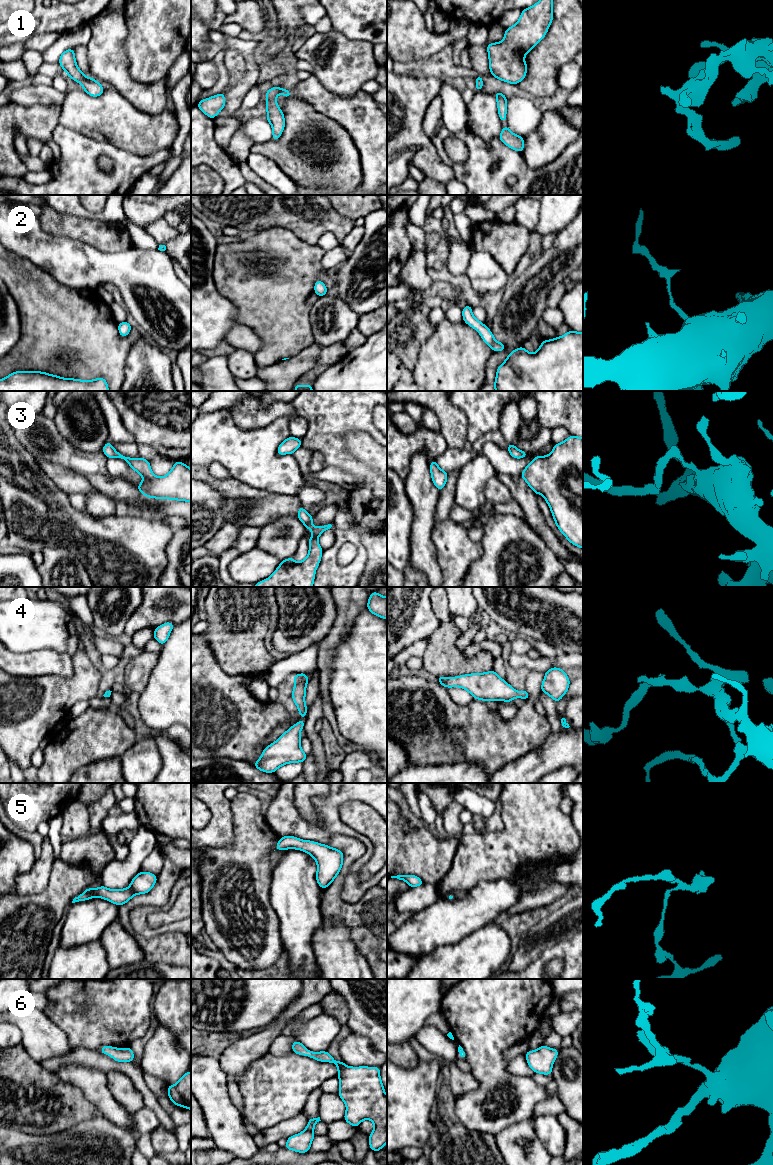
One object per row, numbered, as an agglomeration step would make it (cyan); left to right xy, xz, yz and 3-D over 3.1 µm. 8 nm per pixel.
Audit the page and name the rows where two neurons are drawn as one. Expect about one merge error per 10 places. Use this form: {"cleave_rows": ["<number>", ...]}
{"cleave_rows": []}

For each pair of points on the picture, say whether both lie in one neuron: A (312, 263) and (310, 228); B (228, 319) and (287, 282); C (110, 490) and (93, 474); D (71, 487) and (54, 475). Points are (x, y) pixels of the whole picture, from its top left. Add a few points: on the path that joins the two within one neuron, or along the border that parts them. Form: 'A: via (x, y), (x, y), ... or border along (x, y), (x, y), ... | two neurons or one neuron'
A: border along (291, 231), (307, 242), (316, 244) | two neurons
B: border along (222, 295), (235, 307), (237, 322) | two neurons
C: via (106, 486), (97, 477) | one neuron
D: via (67, 483), (58, 475) | one neuron

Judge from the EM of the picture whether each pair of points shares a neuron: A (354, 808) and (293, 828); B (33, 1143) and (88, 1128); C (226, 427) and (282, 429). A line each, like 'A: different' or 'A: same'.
A: different
B: same
C: same

